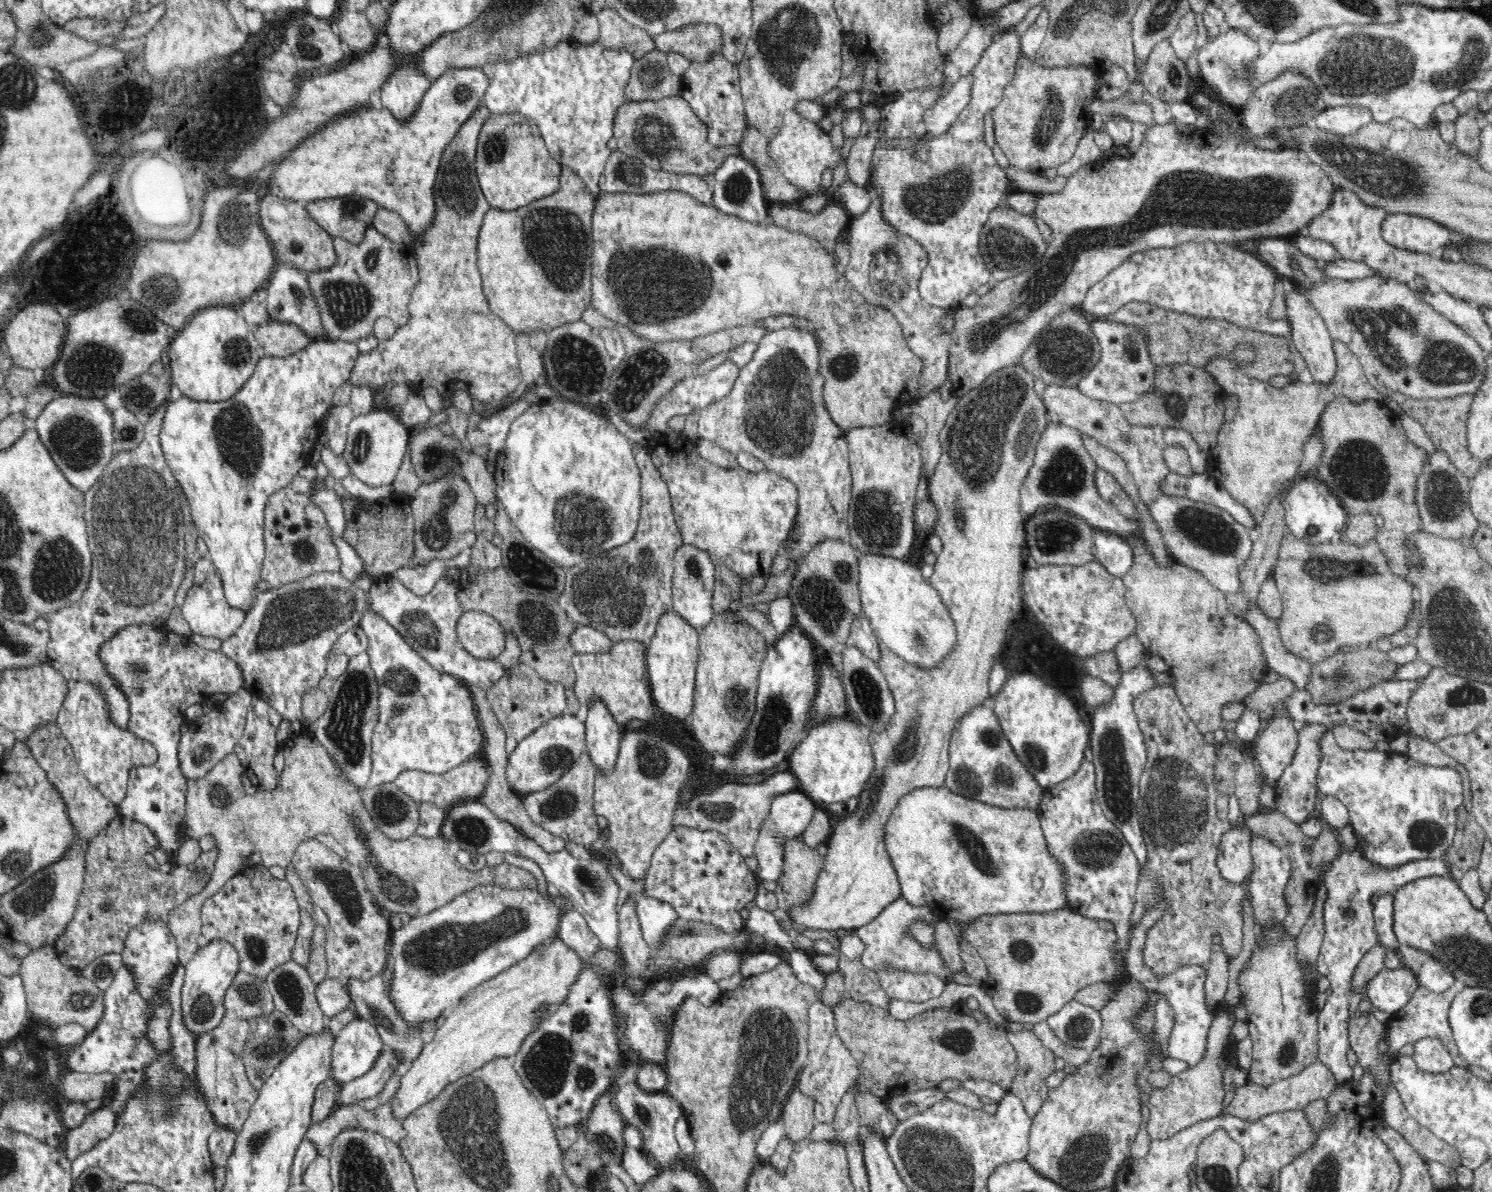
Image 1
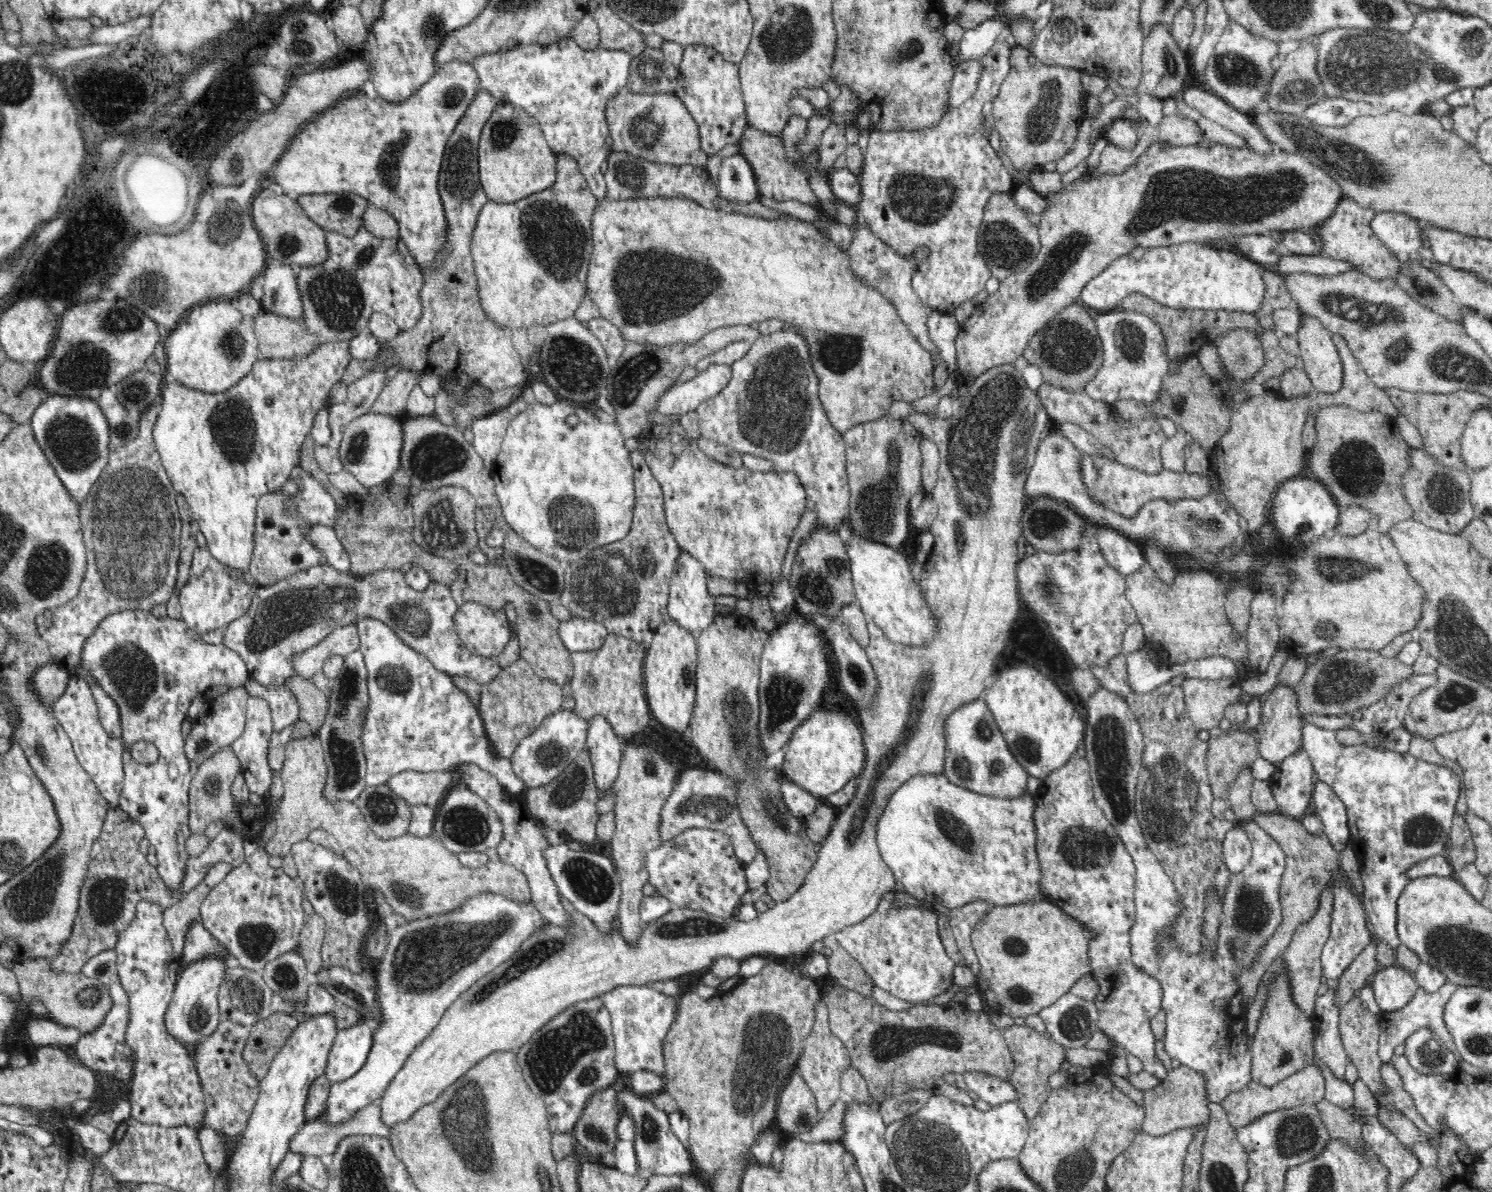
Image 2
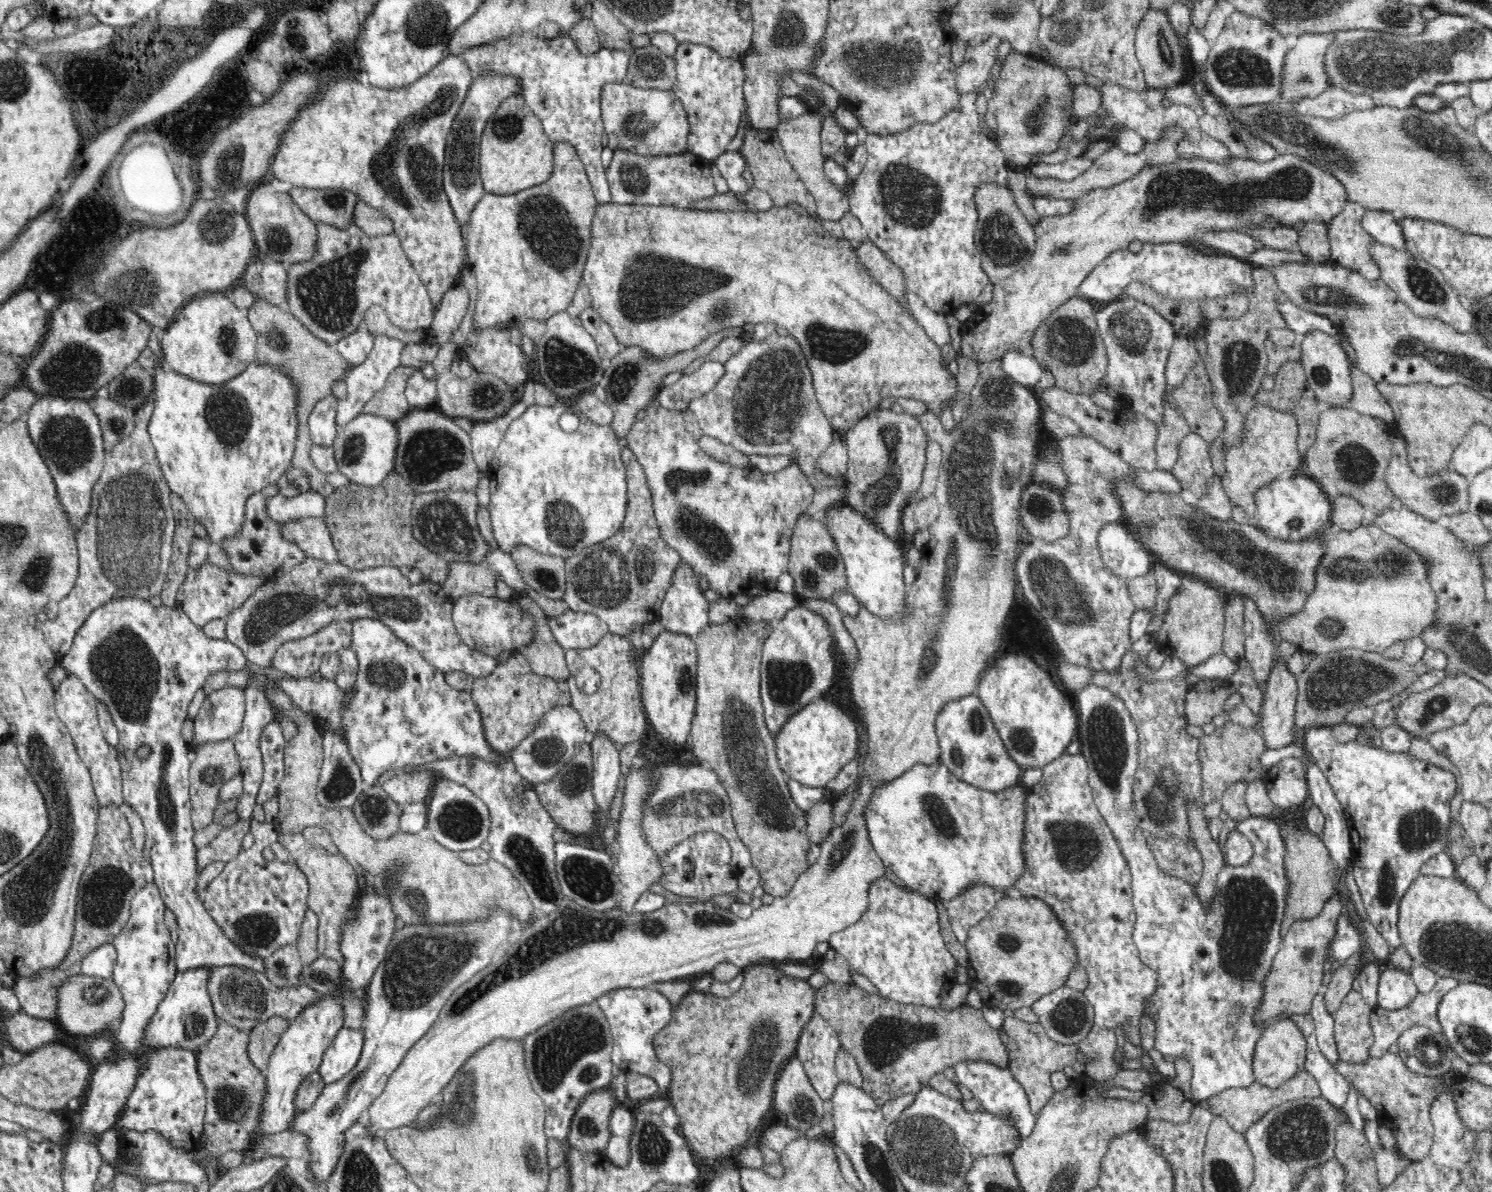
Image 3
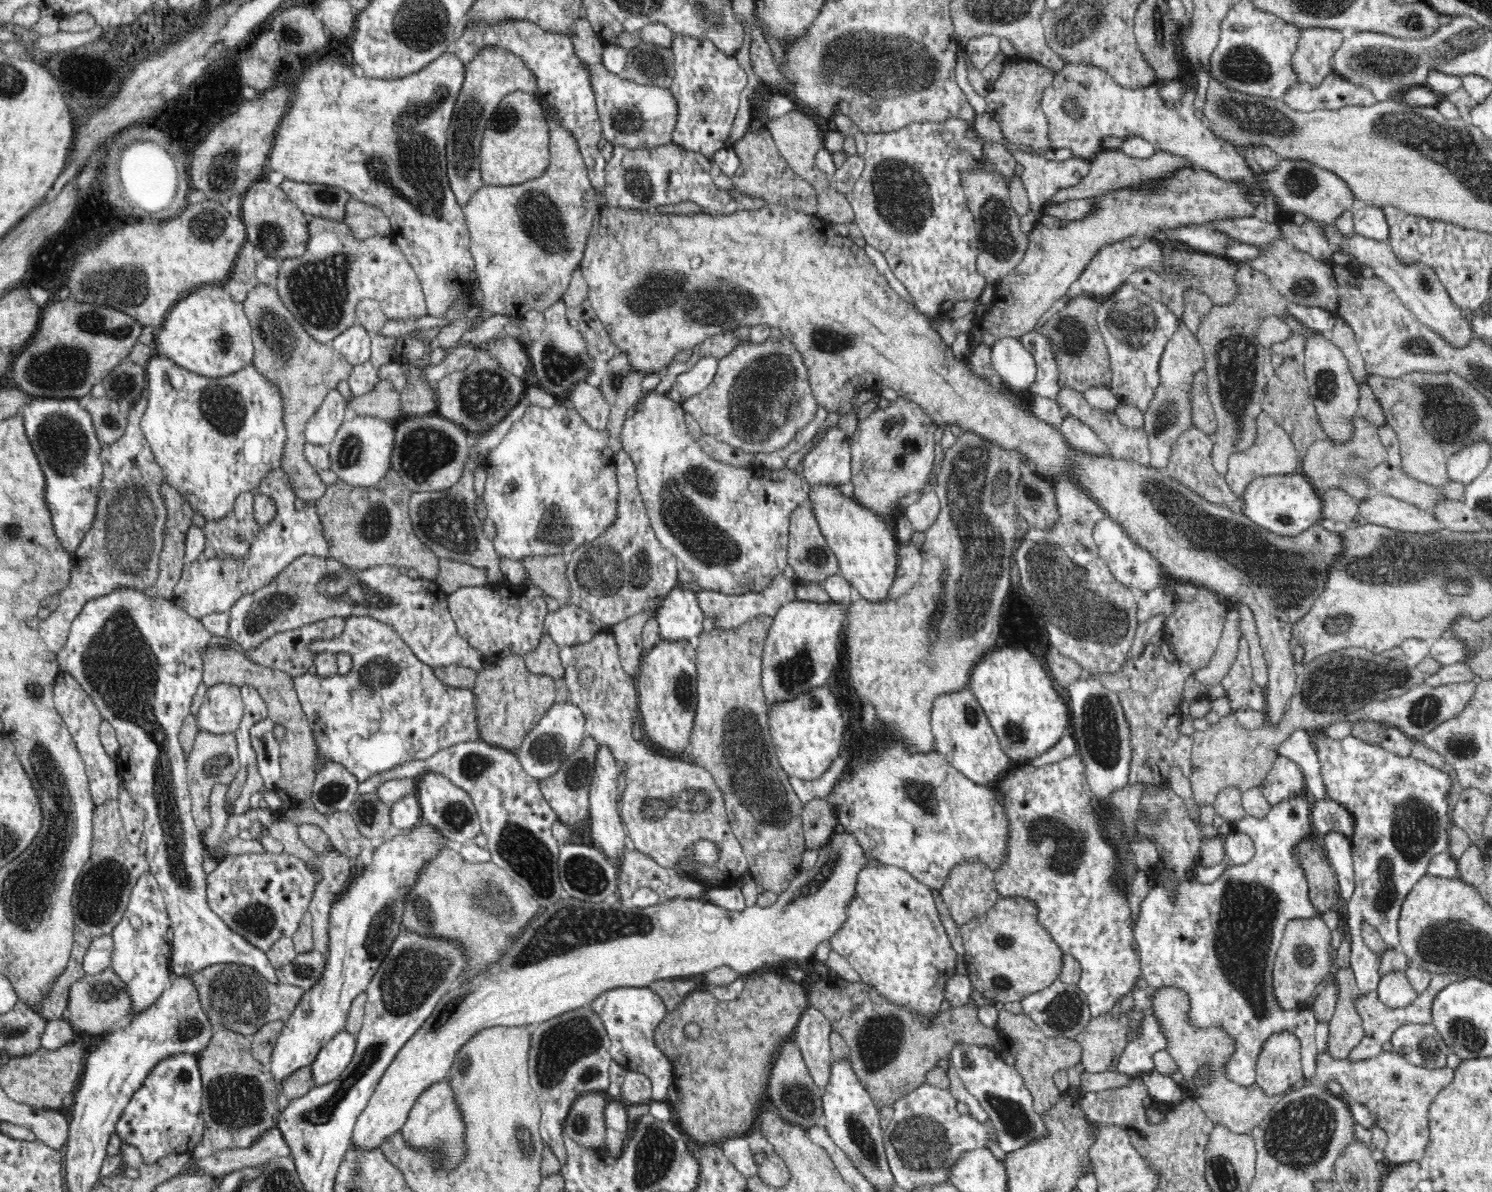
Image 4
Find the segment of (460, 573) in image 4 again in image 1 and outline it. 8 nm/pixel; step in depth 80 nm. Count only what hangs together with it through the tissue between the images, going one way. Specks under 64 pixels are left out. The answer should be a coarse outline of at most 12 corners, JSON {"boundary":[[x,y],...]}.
{"boundary":[[503,566],[457,585],[462,609],[517,637],[519,662],[574,688],[576,625]]}

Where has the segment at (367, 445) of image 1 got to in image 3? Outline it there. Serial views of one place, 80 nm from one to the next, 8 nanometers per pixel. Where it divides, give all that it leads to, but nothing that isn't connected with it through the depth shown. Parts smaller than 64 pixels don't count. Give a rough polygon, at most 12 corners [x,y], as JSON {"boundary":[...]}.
{"boundary":[[361,413],[338,427],[338,471],[375,487],[393,474],[395,423]]}

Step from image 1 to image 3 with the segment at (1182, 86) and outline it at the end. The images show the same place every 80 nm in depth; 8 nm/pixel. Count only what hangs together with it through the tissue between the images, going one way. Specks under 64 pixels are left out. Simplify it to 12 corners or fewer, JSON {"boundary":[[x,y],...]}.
{"boundary":[[1148,8],[1135,56],[1145,88],[1182,83],[1184,52],[1168,15]]}

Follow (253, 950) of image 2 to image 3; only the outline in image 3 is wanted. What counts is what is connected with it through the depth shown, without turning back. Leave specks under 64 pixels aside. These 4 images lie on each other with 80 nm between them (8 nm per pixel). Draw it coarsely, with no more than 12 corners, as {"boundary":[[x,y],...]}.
{"boundary":[[241,850],[202,892],[212,920],[262,960],[309,909],[295,861]]}

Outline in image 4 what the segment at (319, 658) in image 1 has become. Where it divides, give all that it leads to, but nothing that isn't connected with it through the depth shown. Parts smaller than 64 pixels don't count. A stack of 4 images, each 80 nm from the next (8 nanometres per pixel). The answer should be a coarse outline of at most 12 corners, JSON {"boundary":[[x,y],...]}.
{"boundary":[[304,555],[228,612],[250,650],[324,617],[392,627],[435,668],[488,664],[436,581]]}

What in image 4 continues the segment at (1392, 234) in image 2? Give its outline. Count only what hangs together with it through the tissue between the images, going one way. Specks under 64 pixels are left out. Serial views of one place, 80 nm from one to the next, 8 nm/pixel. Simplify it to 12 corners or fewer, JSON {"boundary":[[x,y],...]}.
{"boundary":[[1358,205],[1357,234],[1386,241],[1390,227],[1380,207]]}

